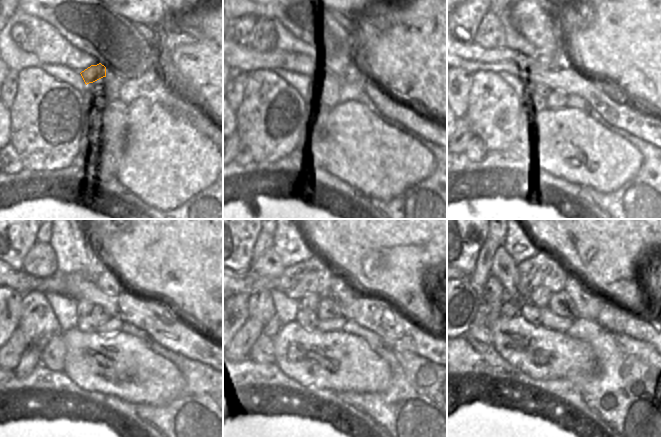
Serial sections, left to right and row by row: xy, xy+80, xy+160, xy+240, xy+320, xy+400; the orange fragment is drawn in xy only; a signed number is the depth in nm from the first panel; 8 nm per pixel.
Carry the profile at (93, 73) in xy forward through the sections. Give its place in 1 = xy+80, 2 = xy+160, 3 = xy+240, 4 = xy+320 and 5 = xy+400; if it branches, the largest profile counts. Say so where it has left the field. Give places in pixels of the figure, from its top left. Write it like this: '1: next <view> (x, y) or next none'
1: next xy+80 (324, 70)
2: next xy+160 (559, 60)
3: next xy+240 (107, 281)
4: next xy+320 (342, 290)
5: next xy+400 (589, 303)

